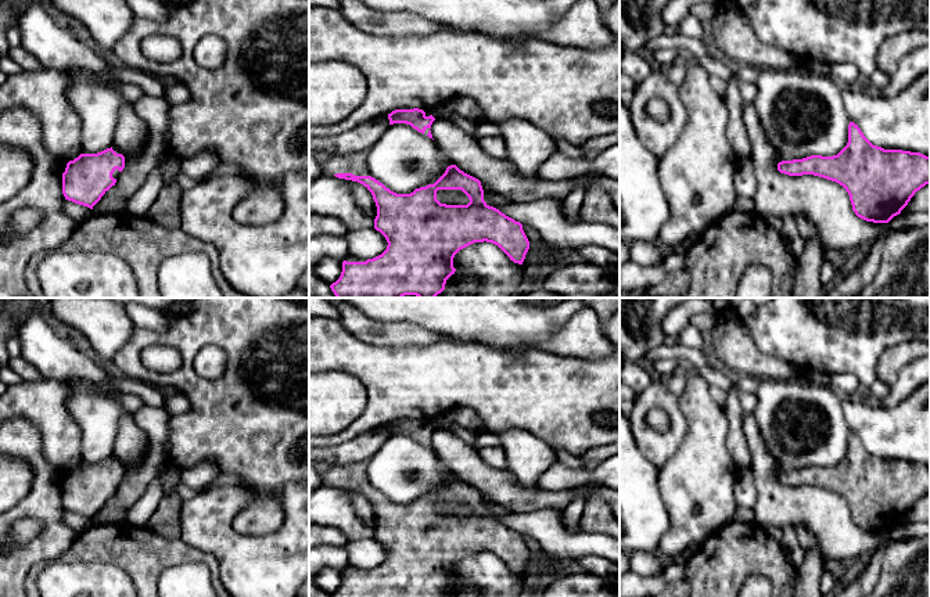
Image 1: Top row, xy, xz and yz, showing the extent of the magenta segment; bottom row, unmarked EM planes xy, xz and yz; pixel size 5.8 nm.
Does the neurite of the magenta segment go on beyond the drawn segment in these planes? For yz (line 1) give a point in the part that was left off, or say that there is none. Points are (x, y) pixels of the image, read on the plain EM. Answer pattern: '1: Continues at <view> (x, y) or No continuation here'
1: No continuation here

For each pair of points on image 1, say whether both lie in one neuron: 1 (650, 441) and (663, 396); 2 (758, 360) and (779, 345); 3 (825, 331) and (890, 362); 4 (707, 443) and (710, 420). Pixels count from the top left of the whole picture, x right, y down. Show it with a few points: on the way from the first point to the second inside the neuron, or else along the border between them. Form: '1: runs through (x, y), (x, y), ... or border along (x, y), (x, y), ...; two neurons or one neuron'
1: runs through (641, 428), (641, 412), (650, 402); one neuron
2: border along (746, 327), (754, 345), (761, 352), (790, 364); two neurons
3: border along (908, 341), (890, 346), (882, 355), (876, 378); two neurons
4: runs through (707, 438), (707, 425); one neuron

